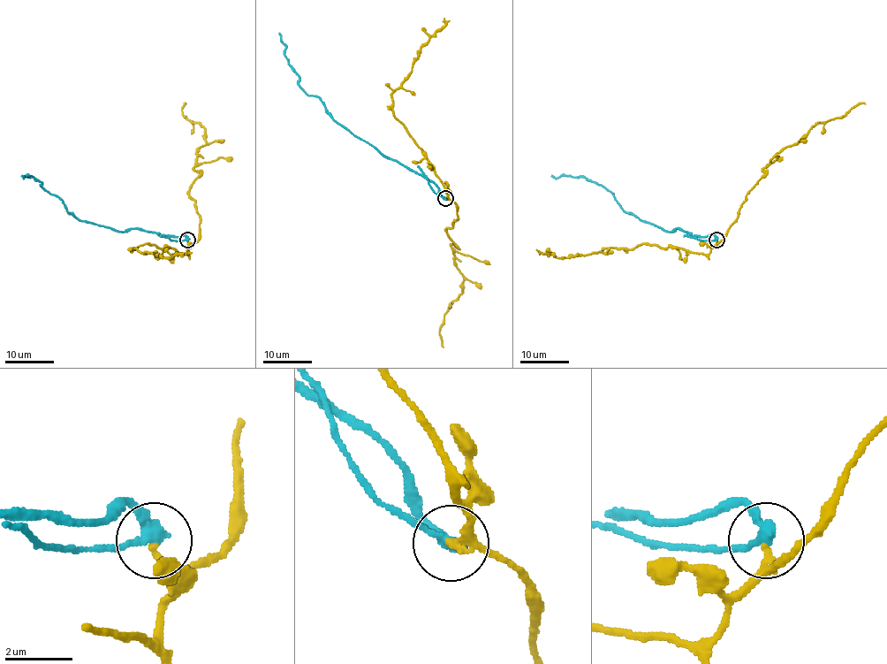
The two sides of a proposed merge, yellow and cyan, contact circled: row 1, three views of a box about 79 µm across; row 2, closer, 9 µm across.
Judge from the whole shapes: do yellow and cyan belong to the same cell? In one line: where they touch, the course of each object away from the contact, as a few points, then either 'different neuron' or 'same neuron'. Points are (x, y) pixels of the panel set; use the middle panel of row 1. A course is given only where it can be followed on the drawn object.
at (445, 198); yellow runs (445, 199), (456, 205), (458, 218), (446, 229), (458, 246), (451, 245), (464, 289), (444, 316), (443, 347); cyan runs (445, 199), (432, 181), (387, 158), (339, 125), (317, 96), (309, 95), (299, 86), (278, 33); different neuron

